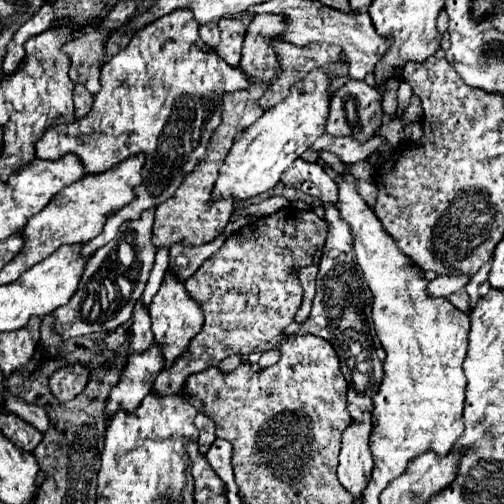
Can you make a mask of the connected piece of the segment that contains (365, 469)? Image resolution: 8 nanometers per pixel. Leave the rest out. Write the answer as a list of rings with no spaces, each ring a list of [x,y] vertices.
[[[364,414],[362,422],[352,422],[342,434],[338,480],[358,500],[370,480],[374,460],[370,452],[372,422],[370,414]]]

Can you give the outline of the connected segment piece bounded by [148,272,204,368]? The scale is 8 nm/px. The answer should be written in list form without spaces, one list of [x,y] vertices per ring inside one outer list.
[[[166,272],[164,282],[162,282],[160,290],[156,292],[148,310],[150,310],[150,318],[152,318],[154,342],[162,346],[162,352],[166,358],[166,368],[170,368],[170,364],[180,354],[184,354],[188,342],[200,332],[200,328],[204,324],[204,310],[200,308],[200,304],[196,304],[196,300],[192,300],[192,296],[188,296],[188,290],[184,288],[184,284],[180,284],[180,280],[176,280],[176,276],[172,276],[172,272]]]

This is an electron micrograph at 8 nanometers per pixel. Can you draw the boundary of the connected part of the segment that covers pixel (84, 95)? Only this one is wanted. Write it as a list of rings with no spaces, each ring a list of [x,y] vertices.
[[[76,84],[76,88],[74,88],[74,108],[76,108],[76,118],[84,118],[84,116],[90,112],[92,102],[94,102],[92,94],[90,94],[86,88],[82,88],[82,84]]]

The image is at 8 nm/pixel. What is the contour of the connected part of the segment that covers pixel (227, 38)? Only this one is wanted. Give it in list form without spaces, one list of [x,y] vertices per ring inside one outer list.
[[[232,16],[220,18],[218,26],[220,26],[220,32],[222,32],[222,40],[220,40],[216,52],[230,66],[238,66],[240,64],[240,52],[242,52],[246,26],[244,26],[244,22],[240,18],[232,18]]]

